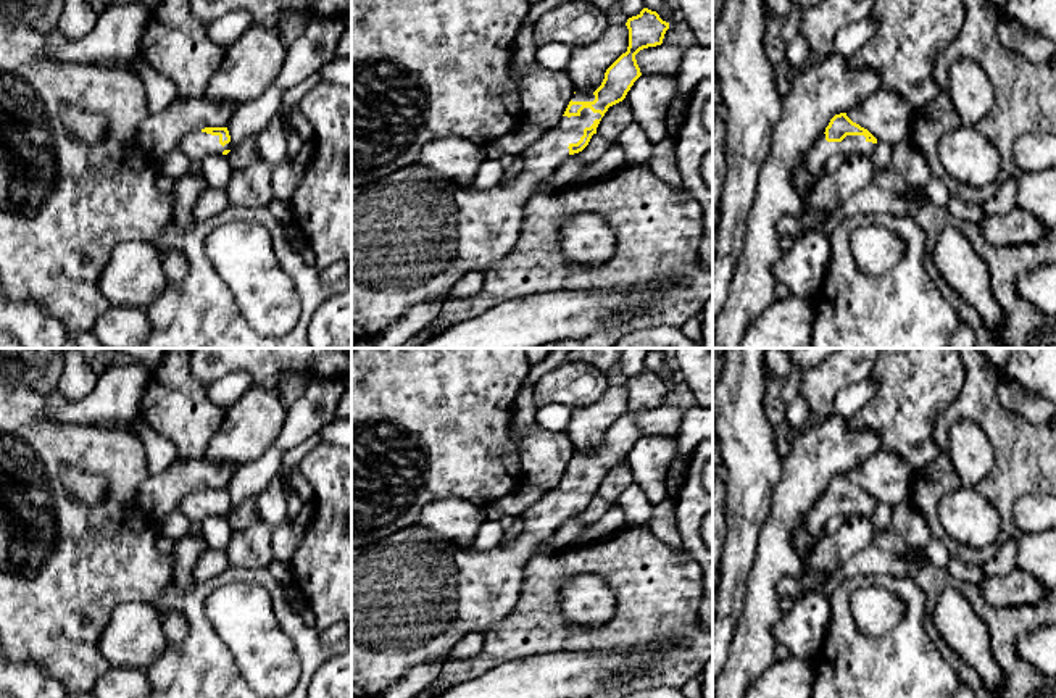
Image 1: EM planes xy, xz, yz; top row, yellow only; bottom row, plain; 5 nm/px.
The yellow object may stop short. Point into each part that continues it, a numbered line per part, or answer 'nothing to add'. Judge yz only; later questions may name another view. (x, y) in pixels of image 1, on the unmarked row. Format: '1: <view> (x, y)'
1: yz (818, 516)

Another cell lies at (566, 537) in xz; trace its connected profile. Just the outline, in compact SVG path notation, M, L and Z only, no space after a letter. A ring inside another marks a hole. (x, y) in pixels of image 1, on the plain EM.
M579 514L571 516L559 529L556 529L538 553L551 555L574 548L585 527L587 524L579 517Z

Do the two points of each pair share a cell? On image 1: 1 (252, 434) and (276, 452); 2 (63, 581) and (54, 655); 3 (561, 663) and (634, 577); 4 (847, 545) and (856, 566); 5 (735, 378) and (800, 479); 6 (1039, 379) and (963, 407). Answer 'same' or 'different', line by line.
1: different
2: same
3: different
4: different
5: different
6: different

